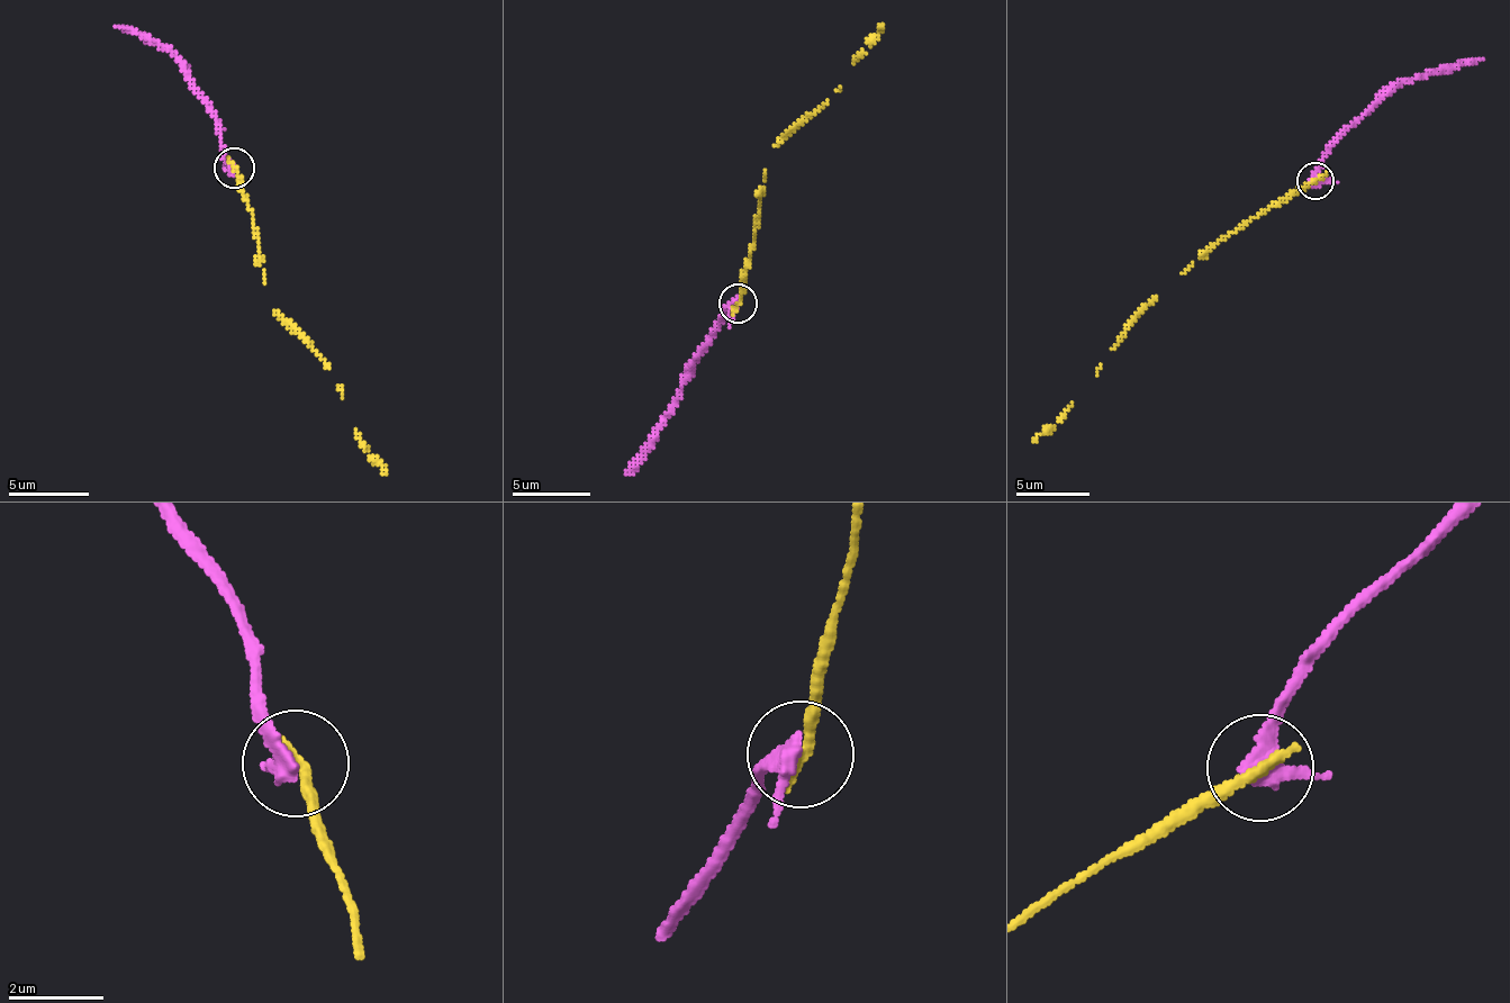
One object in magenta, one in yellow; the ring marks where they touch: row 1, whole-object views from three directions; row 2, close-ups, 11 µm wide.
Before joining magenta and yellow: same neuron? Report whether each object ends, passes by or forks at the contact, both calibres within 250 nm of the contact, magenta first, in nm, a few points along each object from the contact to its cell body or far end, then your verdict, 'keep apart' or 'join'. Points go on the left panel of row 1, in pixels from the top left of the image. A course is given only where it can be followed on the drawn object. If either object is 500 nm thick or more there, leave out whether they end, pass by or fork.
magenta passes by | yellow ends | 300/300 nm | magenta via (233, 166), (220, 142), (219, 124), (184, 70), (148, 38), (115, 26) | yellow via (233, 166), (259, 238), (274, 310), (329, 369), (356, 437), (386, 475) | keep apart

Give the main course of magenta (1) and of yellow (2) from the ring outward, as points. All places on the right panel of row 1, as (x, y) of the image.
1: (1316, 179), (1322, 156), (1386, 95), (1483, 59)
2: (1316, 179), (1221, 236), (1156, 296), (1111, 349), (1068, 409), (1033, 442)

